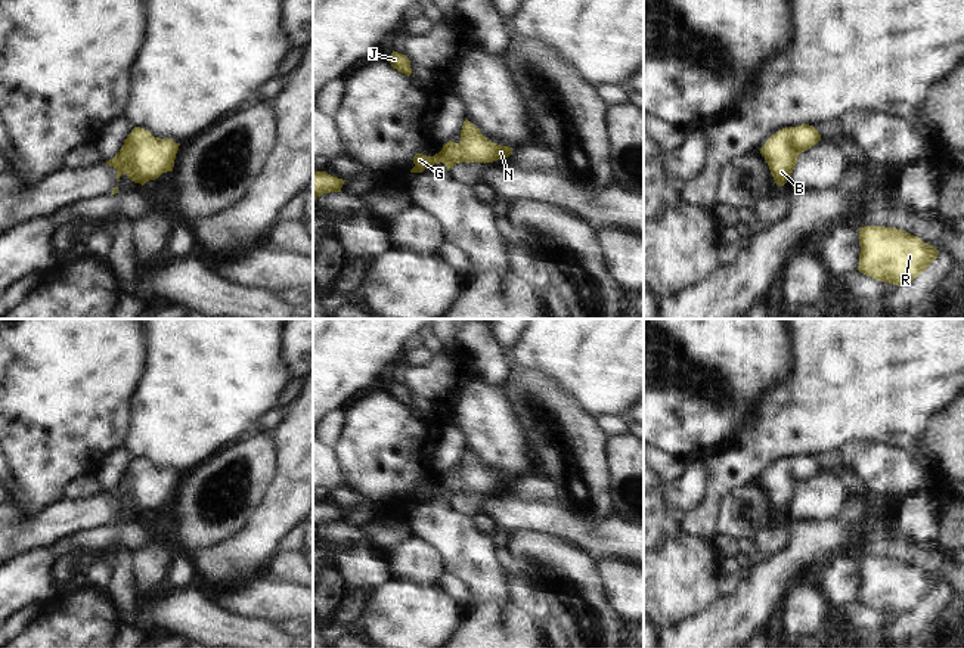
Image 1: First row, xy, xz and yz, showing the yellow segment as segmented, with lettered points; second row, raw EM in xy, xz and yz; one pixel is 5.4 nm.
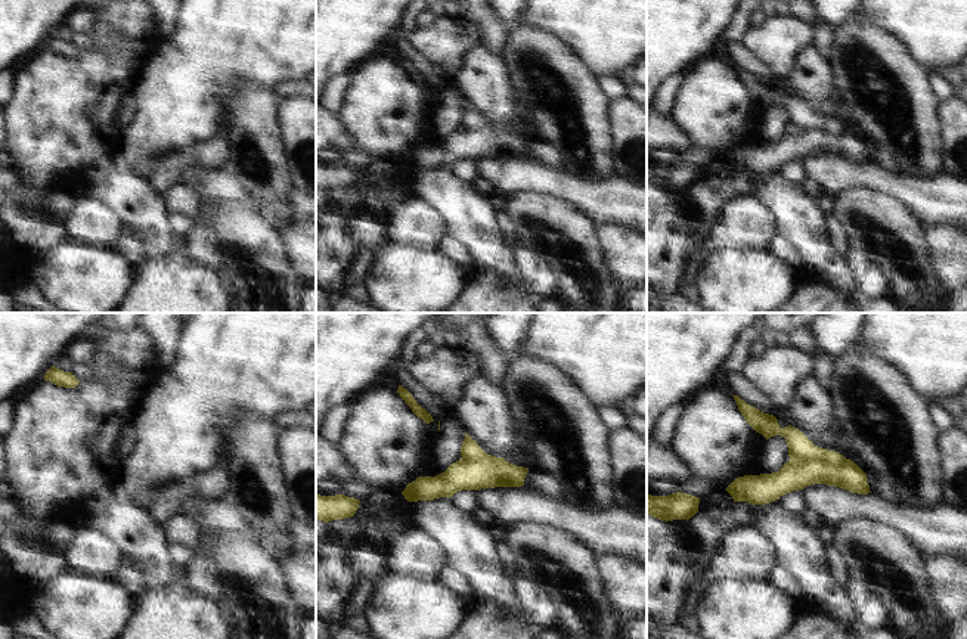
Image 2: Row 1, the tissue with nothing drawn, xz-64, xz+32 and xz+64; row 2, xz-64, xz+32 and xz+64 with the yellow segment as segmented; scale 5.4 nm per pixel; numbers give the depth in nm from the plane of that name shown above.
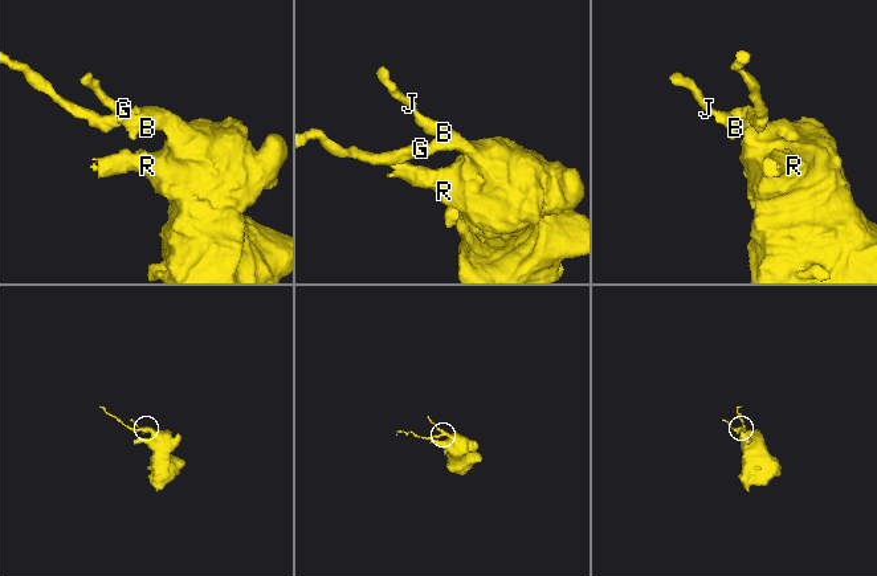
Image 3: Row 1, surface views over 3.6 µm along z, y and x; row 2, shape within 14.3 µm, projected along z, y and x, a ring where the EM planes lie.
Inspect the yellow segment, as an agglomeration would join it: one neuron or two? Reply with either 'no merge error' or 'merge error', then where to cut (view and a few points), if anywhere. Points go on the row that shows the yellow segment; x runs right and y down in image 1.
no merge error | no cut

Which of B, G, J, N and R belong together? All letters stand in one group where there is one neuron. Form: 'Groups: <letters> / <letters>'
Groups: B G J N R.

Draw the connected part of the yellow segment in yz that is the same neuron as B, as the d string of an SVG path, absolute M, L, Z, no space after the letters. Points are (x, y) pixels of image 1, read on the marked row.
M809 124L785 127L766 140L760 148L760 154L765 156L778 186L784 186L791 177L799 155L815 146L819 140L819 131Z

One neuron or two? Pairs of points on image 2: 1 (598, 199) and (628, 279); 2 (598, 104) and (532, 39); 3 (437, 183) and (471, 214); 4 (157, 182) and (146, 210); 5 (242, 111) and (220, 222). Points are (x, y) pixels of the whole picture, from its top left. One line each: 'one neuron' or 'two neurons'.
1: two neurons
2: one neuron
3: one neuron
4: two neurons
5: two neurons

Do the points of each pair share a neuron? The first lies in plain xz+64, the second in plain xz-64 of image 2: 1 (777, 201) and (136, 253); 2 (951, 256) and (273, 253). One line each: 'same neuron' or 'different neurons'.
1: different neurons
2: different neurons

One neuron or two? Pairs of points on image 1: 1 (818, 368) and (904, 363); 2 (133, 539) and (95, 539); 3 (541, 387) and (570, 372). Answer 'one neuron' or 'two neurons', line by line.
1: one neuron
2: one neuron
3: two neurons

